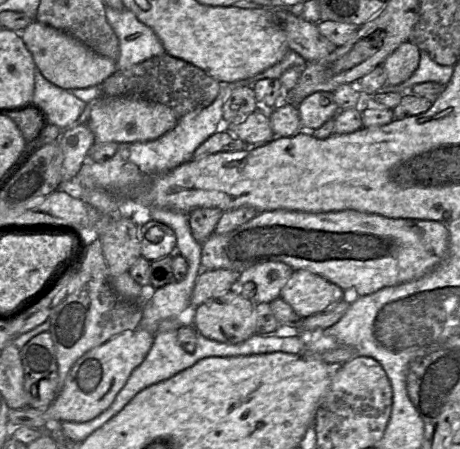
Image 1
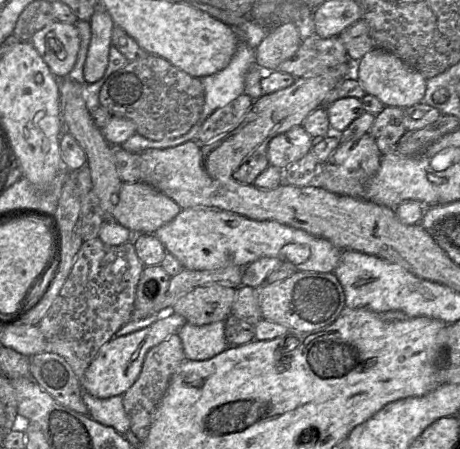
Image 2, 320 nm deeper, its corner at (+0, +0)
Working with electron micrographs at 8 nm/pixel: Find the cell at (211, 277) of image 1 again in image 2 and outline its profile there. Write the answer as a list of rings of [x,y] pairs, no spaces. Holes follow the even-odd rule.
[[[169,310],[167,316],[157,320],[150,326],[123,337],[112,338],[98,352],[81,380],[86,393],[99,398],[107,399],[113,396],[122,396],[138,379],[148,351],[166,340],[184,326],[186,319]]]

